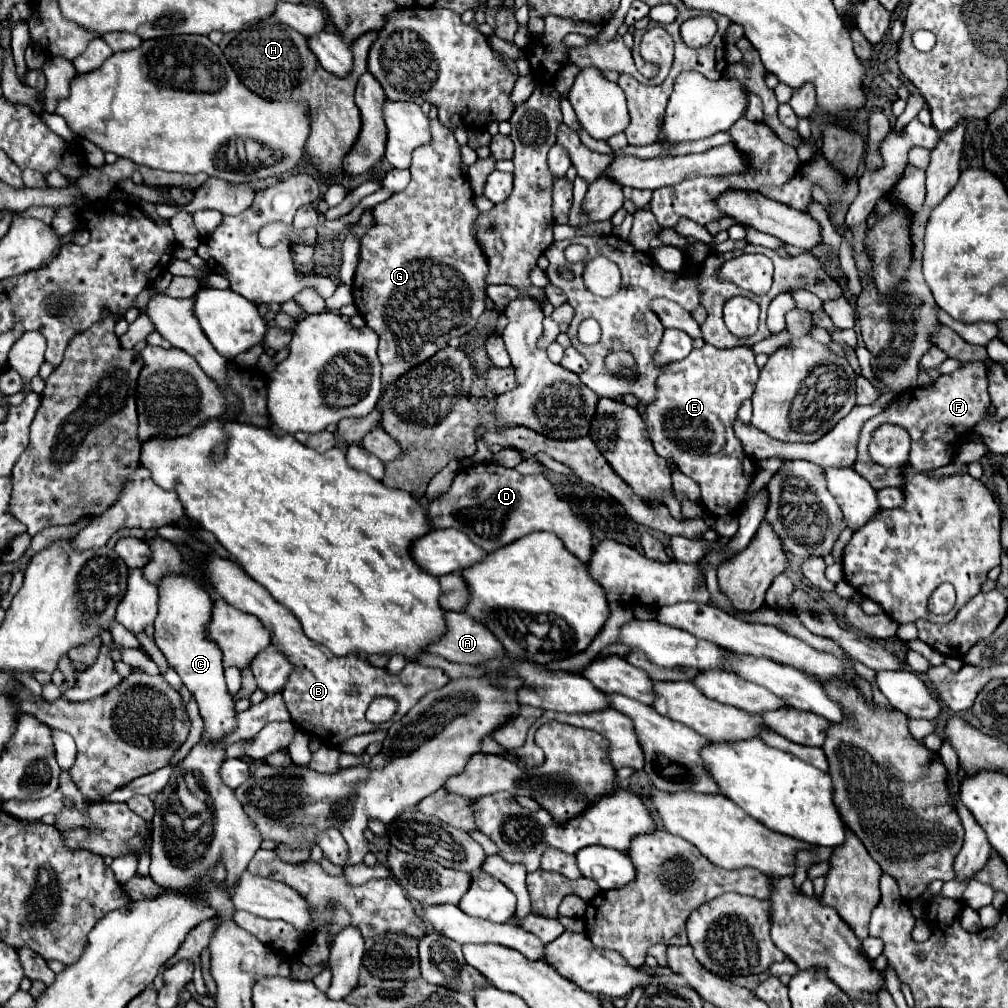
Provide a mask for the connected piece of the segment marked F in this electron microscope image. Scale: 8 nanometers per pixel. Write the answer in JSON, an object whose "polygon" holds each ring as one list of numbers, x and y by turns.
{"polygon":[[968,362,964,368,940,376,930,390,926,388,912,388,906,392,900,392,896,400,882,410,878,416,870,418,860,436,860,446,858,446,858,462,856,470,876,488,882,490,886,486,896,486,904,488,906,486,906,472,900,468,882,468,880,464,874,464,868,454,868,444,872,440,872,434,878,426,882,424,894,424,902,426,912,440,910,448,910,458,908,464,914,468,914,472,928,472,940,466,948,466,954,458,956,446,964,436,970,434,974,426,978,426,982,420,1002,420,1002,418,992,418,994,414,988,412,990,408,990,396,986,396,986,370,982,362]]}

